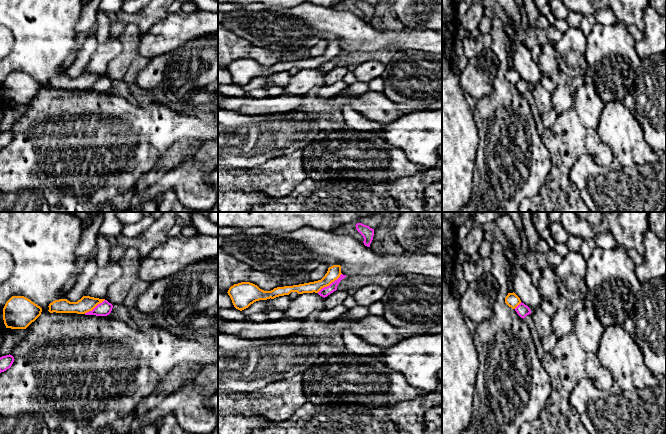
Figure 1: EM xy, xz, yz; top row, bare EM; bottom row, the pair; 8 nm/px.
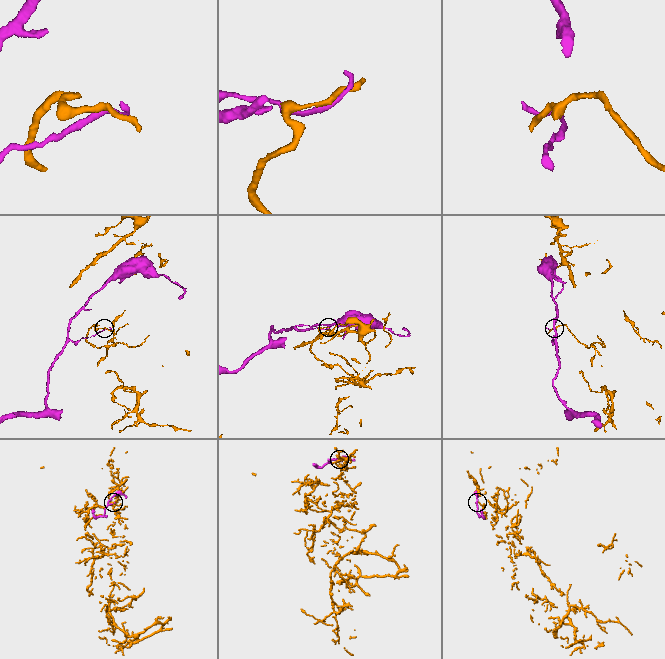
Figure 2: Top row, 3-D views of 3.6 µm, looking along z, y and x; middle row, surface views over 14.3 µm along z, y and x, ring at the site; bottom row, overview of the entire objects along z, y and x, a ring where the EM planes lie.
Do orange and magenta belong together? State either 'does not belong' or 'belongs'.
does not belong

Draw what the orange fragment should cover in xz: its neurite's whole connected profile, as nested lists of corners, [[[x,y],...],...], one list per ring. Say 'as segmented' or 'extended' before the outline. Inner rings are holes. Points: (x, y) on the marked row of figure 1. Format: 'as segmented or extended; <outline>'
as segmented; [[[333,265],[328,268],[325,276],[318,281],[293,285],[277,287],[271,291],[264,291],[257,285],[250,282],[241,282],[234,284],[228,290],[234,307],[240,311],[248,308],[251,304],[259,300],[274,299],[279,296],[289,295],[291,292],[303,293],[318,293],[322,288],[329,286],[332,282],[337,280],[341,275],[341,266]]]

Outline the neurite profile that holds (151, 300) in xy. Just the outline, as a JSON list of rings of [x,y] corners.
[[[171,277],[152,282],[149,288],[137,298],[134,307],[144,314],[151,314],[159,310],[170,283]]]

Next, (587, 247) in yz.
[[[593,238],[586,239],[586,240],[583,240],[579,248],[579,252],[581,253],[583,258],[587,261],[591,257],[596,247],[597,246]]]

